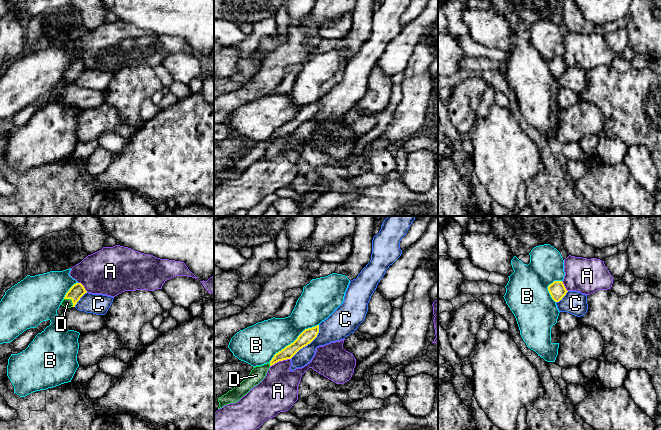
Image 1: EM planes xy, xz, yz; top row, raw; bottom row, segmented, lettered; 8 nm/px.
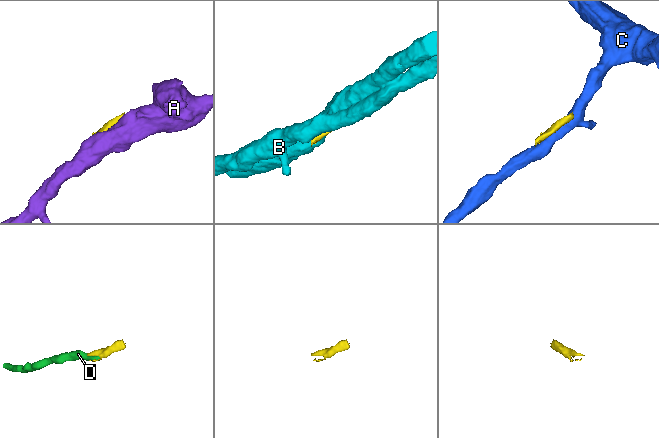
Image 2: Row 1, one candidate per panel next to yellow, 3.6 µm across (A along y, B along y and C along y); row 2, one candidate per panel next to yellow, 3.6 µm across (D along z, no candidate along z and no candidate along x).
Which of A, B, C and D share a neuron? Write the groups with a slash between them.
A / B / C / D

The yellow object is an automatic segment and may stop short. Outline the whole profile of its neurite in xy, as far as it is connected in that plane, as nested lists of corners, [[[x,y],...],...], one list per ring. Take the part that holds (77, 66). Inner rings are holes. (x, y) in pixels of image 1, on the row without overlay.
[[[81,59],[74,60],[66,69],[61,81],[67,84],[75,83],[85,69],[87,69],[87,67]]]

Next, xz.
[[[319,101],[305,105],[293,119],[276,129],[269,139],[253,143],[249,152],[245,156],[218,174],[218,185],[227,180],[238,178],[254,162],[258,161],[265,154],[267,147],[272,141],[279,137],[291,135],[300,125],[310,120],[317,113],[318,109]]]

